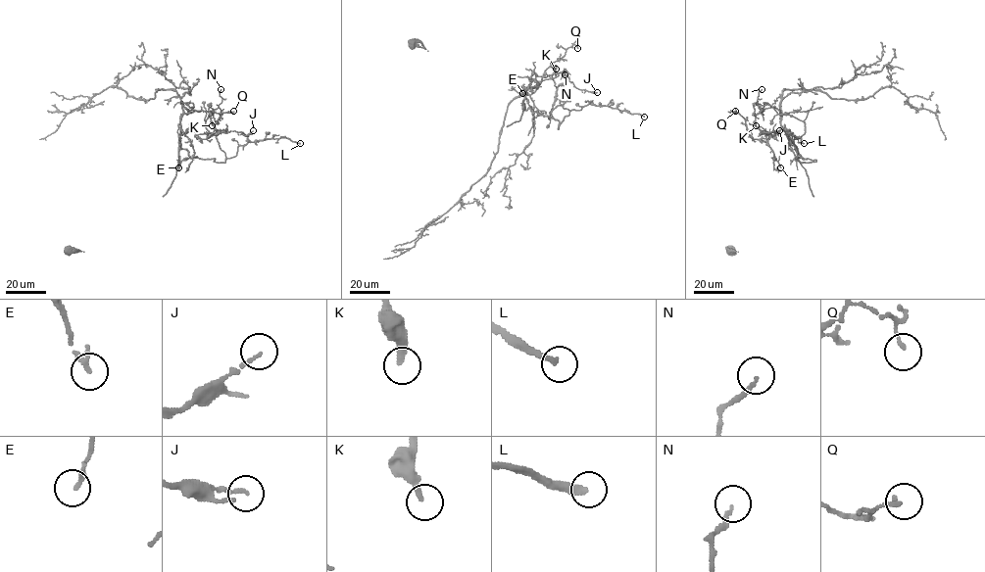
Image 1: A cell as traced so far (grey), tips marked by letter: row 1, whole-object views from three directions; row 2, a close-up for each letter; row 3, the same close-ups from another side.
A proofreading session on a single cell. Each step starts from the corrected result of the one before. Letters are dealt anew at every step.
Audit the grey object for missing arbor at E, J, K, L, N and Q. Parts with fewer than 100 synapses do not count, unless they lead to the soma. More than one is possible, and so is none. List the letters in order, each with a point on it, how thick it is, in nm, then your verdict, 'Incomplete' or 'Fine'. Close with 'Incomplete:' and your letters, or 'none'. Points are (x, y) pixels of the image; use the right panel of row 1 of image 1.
E: Place: (780, 167). Thickness 180 nm. Fine
J: Place: (779, 130). Thickness 130 nm. Fine
K: Place: (756, 125). Thickness 260 nm. Fine
L: Place: (804, 143). Thickness 280 nm. Incomplete
N: Place: (762, 89). Thickness 140 nm. Fine
Q: Place: (735, 111). Thickness 150 nm. Fine
Incomplete: L

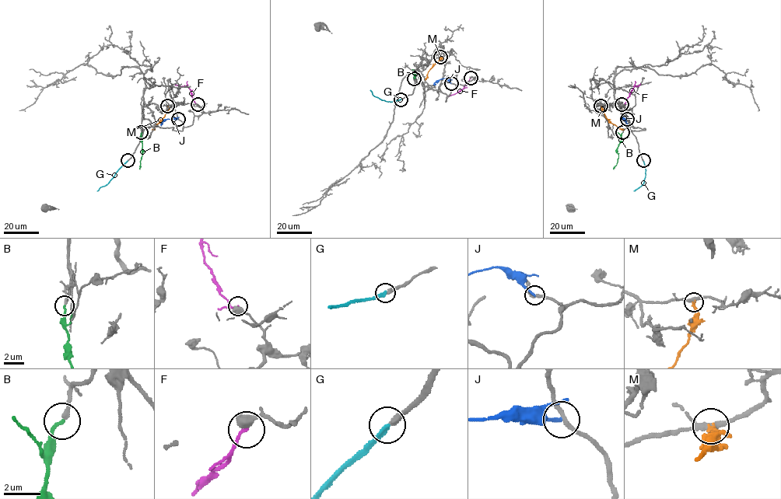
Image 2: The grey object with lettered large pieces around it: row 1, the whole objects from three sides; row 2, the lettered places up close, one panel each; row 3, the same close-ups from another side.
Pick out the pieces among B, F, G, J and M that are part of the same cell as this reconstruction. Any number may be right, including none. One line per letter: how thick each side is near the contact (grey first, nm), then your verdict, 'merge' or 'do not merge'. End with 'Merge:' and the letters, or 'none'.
B: calibres 220 and 200 nm; merge
F: calibres 600 and 160 nm; do not merge
G: calibres 320 and 280 nm; merge
J: calibres 240 and 200 nm; do not merge
M: calibres 280 and 280 nm; do not merge
Merge: B, G

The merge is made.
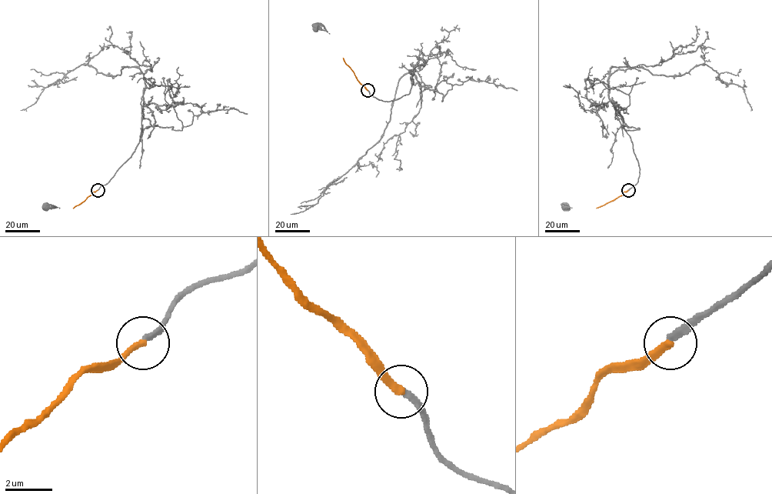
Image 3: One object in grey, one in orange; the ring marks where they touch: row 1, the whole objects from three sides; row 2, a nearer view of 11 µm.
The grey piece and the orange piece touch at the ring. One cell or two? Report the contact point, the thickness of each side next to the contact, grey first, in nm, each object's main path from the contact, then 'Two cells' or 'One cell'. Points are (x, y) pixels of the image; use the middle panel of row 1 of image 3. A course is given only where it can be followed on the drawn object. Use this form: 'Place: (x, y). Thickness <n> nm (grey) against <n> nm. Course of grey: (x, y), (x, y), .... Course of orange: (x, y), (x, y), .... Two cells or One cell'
Place: (367, 90). Thickness 240 nm (grey) against 320 nm. Course of grey: (367, 90), (329, 33), (315, 26). Course of orange: (367, 90), (343, 58). Two cells

